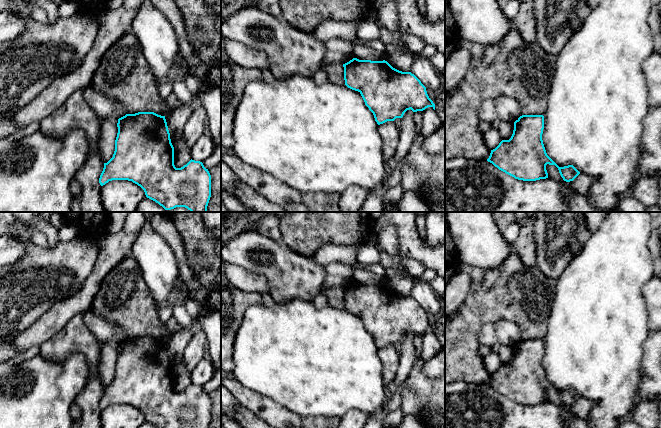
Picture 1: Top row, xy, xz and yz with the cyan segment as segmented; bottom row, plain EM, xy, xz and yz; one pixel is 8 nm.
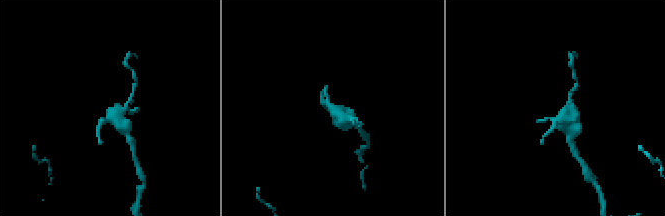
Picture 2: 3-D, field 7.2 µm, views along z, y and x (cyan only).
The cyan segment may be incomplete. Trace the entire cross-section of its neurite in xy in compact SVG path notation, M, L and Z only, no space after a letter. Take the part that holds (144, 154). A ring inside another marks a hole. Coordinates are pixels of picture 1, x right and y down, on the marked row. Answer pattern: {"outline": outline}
{"outline": "M154 112L126 114L118 119L117 127L115 151L113 157L104 163L99 178L101 186L112 180L128 180L140 186L147 198L165 210L185 207L191 212L207 212L211 175L202 162L192 159L181 168L175 167L174 147L165 116Z"}

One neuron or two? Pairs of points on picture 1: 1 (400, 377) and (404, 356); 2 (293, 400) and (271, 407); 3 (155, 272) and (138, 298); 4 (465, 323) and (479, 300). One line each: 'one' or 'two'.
1: one
2: two
3: two
4: one

